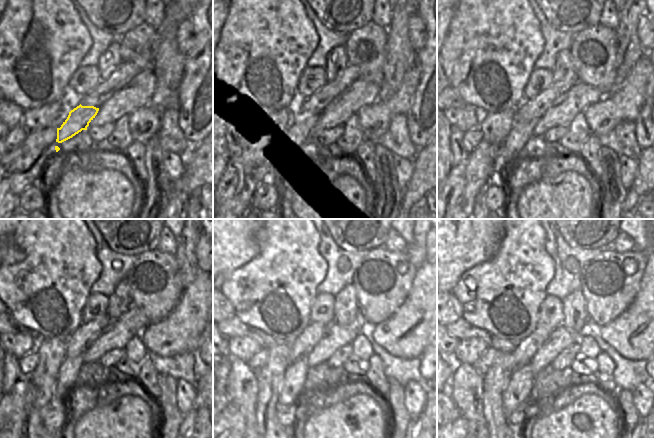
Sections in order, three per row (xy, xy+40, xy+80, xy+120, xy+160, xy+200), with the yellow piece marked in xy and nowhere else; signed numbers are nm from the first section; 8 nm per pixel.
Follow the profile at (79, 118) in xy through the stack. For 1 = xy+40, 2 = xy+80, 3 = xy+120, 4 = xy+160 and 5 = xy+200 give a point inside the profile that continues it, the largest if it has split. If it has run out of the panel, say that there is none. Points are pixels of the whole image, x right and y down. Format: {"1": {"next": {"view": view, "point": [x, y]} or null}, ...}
{"1": {"next": {"view": "xy+40", "point": [301, 124]}}, "2": {"next": {"view": "xy+80", "point": [522, 131]}}, "3": {"next": {"view": "xy+120", "point": [69, 388]}}, "4": {"next": {"view": "xy+160", "point": [293, 391]}}, "5": {"next": {"view": "xy+200", "point": [519, 391]}}}

